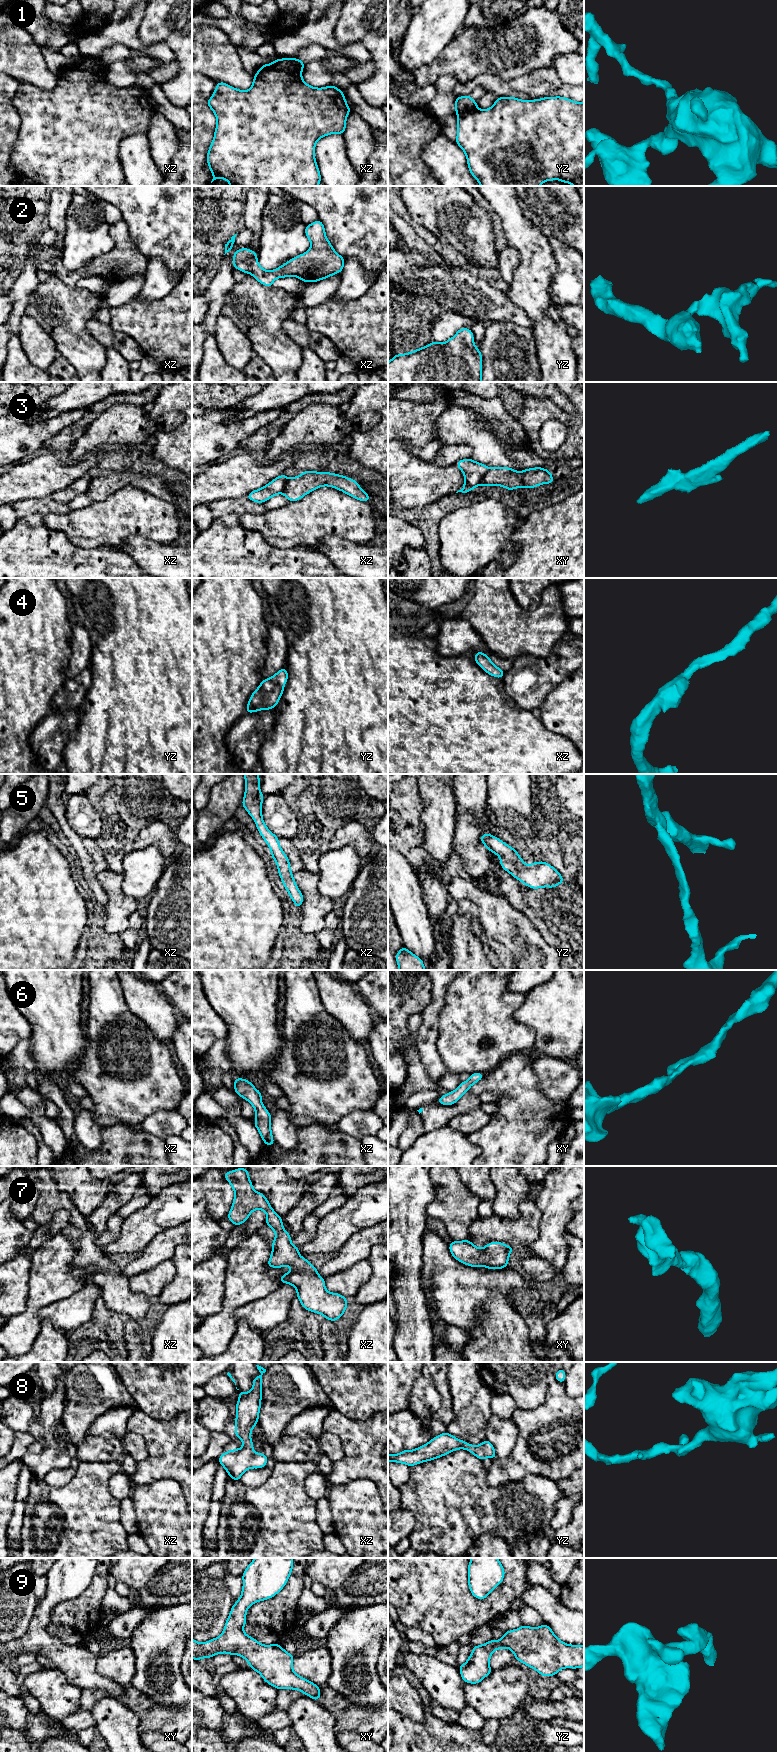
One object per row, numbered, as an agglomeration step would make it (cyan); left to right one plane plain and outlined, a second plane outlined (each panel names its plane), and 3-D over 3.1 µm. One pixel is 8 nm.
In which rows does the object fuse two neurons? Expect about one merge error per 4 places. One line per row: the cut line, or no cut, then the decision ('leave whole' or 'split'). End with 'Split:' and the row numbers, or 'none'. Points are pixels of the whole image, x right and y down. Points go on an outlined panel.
1: yz (476, 107), (457, 113) | split
2: no cut | leave whole
3: xy (489, 468), (479, 484) | split
4: no cut | leave whole
5: no cut | leave whole
6: no cut | leave whole
7: no cut | leave whole
8: no cut | leave whole
9: no cut | leave whole
Split: 1, 3

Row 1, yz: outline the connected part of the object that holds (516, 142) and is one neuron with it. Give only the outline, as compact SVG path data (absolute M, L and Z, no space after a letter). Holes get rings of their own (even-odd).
M561 96L544 97L536 100L520 100L515 97L498 97L491 108L468 109L457 113L458 146L464 151L468 168L472 176L481 186L540 186L543 182L560 180L573 186L584 186L584 103L575 102Z

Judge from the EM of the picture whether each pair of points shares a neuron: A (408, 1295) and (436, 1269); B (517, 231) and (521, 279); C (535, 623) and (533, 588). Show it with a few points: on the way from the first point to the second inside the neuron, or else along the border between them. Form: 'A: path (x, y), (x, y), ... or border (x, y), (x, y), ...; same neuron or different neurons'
A: border (423, 1261), (421, 1268), (422, 1288); different neurons
B: path (526, 243), (526, 267); same neuron
C: border (545, 588), (532, 610), (514, 598); different neurons

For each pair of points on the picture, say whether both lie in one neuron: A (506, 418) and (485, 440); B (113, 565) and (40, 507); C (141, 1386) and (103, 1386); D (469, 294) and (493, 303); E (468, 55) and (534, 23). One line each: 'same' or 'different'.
A: different
B: different
C: different
D: same
E: same

